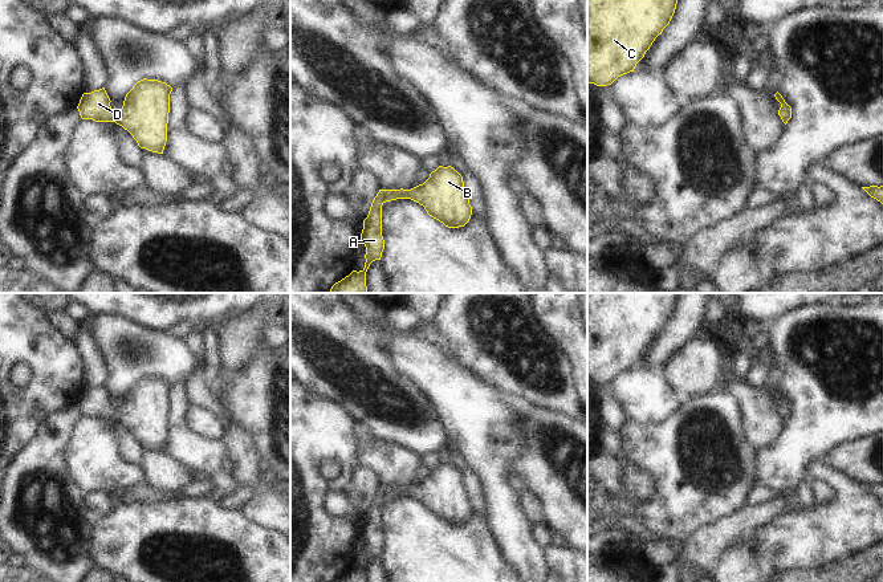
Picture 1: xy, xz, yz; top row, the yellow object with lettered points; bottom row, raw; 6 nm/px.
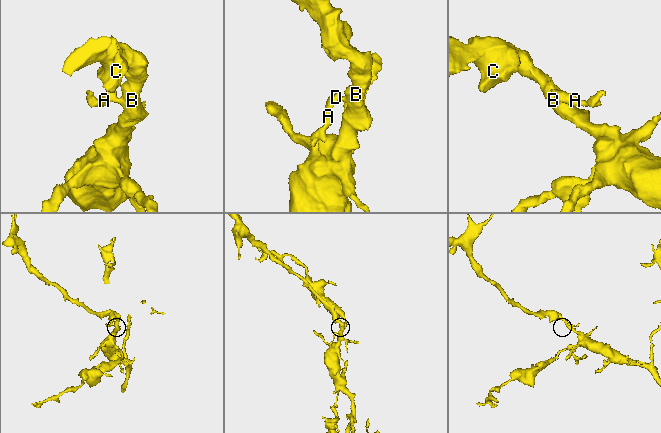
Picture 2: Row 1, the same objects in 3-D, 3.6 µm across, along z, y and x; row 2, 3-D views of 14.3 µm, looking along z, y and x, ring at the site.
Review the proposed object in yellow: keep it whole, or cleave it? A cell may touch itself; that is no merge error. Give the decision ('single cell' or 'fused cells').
single cell

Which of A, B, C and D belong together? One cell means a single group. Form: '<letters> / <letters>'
A B C D

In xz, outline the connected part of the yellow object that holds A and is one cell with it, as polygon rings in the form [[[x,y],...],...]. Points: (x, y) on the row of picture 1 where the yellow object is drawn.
[[[439,166],[430,178],[411,190],[379,190],[369,215],[363,220],[361,241],[366,247],[365,268],[353,270],[335,282],[330,293],[367,293],[366,272],[370,264],[381,260],[384,249],[382,236],[382,205],[396,199],[411,199],[424,207],[427,213],[448,228],[464,227],[472,215],[469,199],[464,191],[463,176],[451,166]]]

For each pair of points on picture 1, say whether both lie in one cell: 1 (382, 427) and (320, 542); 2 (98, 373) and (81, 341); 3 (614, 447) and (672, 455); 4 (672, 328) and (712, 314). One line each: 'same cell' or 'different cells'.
1: different cells
2: same cell
3: different cells
4: different cells

